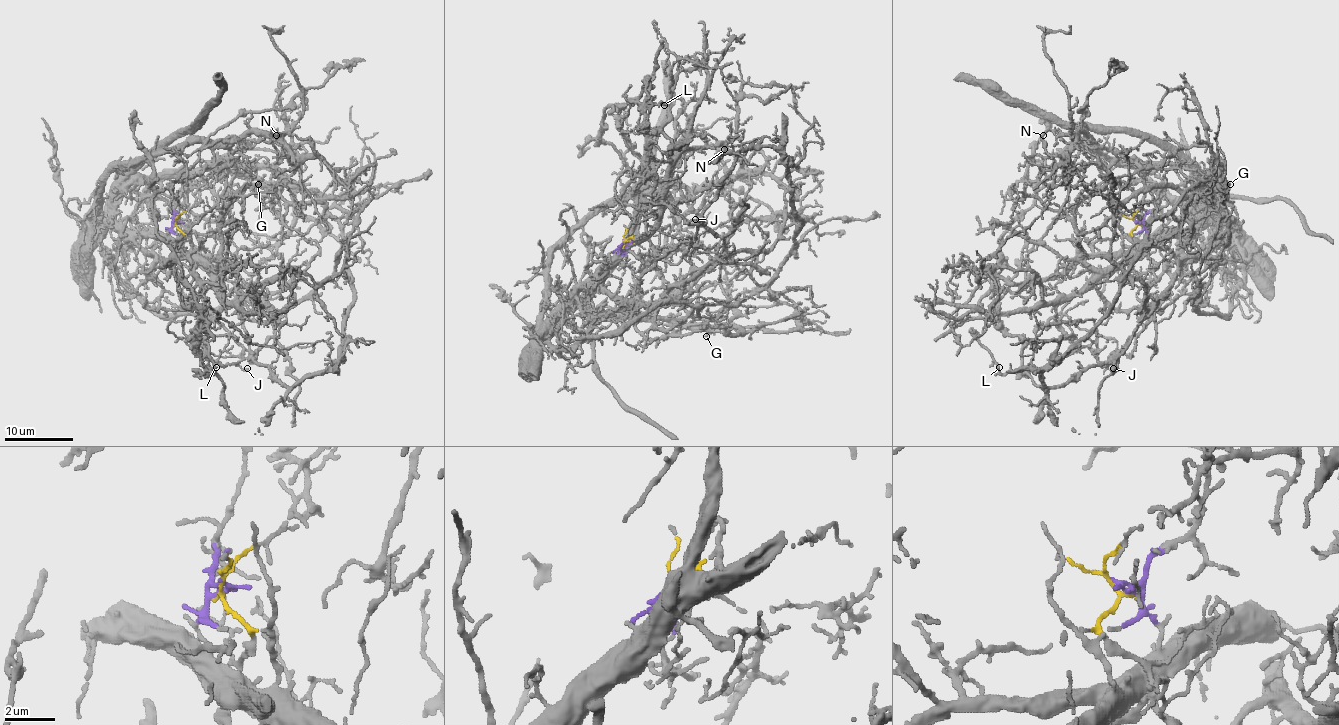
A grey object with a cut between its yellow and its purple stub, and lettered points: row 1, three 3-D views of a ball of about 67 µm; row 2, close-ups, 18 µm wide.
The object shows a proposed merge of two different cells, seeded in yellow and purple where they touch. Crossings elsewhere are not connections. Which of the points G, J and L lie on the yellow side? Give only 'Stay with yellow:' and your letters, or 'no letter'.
Stay with yellow: J, L

